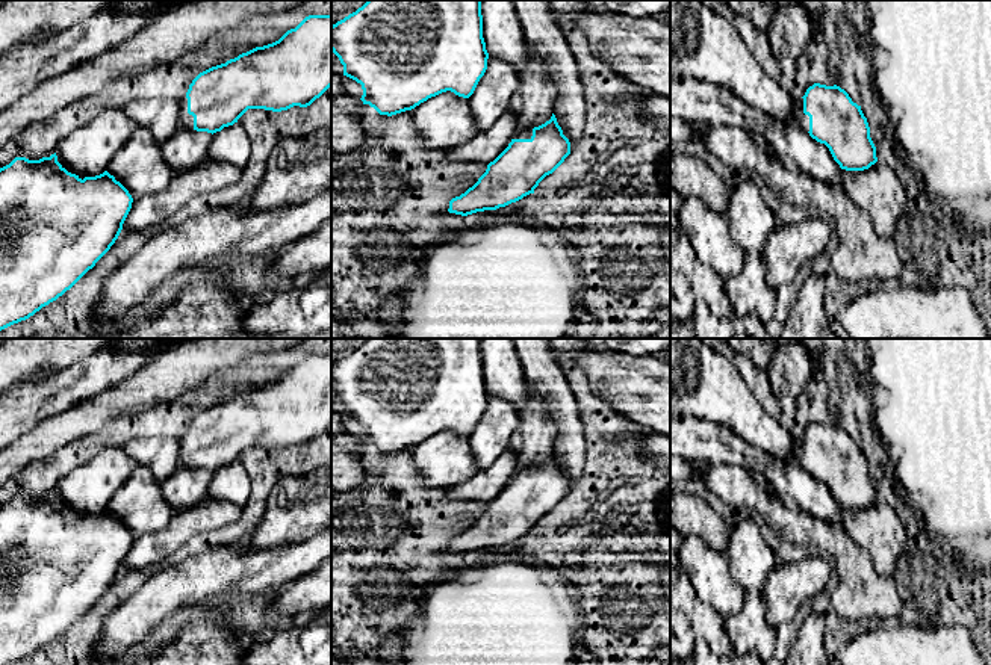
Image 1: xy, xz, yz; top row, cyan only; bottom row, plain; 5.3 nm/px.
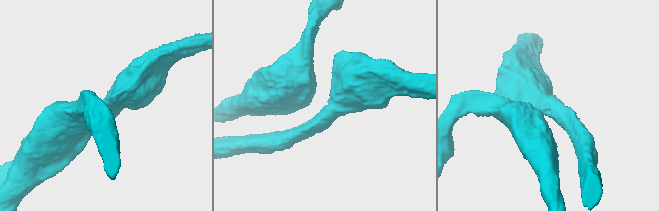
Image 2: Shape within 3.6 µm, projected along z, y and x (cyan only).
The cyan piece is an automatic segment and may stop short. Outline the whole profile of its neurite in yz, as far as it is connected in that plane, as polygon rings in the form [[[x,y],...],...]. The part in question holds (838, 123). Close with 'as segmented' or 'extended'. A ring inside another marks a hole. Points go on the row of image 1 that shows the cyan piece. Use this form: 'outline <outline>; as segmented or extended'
outline [[[814,83],[799,100],[794,100],[794,121],[812,139],[825,144],[834,160],[846,171],[864,171],[878,162],[876,147],[870,138],[870,127],[861,106],[852,101],[840,86]]]; extended

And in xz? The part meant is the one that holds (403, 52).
outline [[[368,0],[356,12],[331,26],[331,51],[343,65],[343,76],[362,85],[363,104],[380,115],[412,110],[442,92],[469,98],[487,70],[481,0]]]; as segmented

